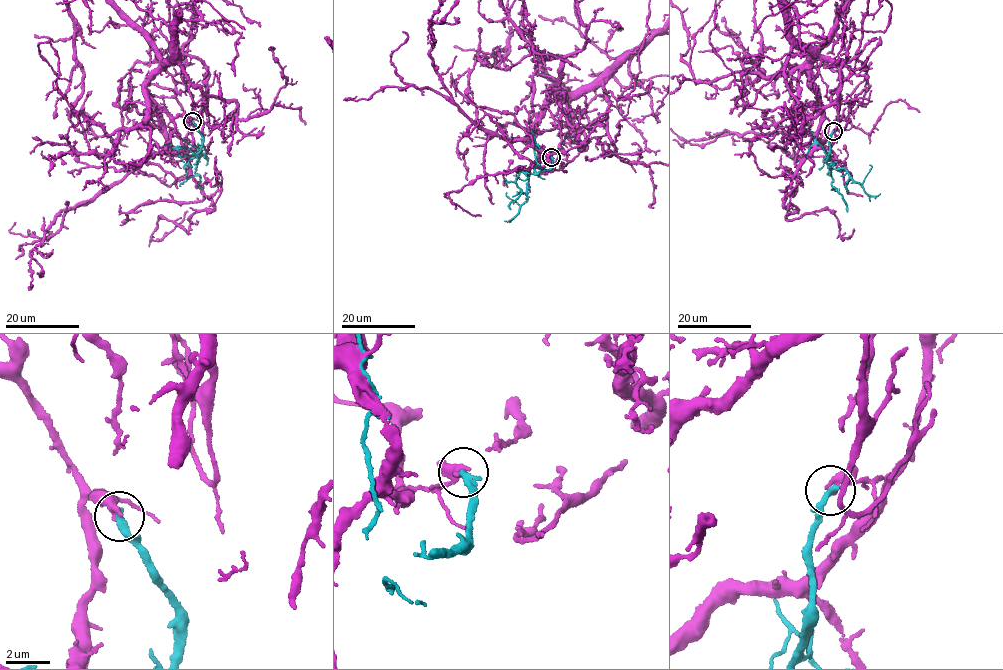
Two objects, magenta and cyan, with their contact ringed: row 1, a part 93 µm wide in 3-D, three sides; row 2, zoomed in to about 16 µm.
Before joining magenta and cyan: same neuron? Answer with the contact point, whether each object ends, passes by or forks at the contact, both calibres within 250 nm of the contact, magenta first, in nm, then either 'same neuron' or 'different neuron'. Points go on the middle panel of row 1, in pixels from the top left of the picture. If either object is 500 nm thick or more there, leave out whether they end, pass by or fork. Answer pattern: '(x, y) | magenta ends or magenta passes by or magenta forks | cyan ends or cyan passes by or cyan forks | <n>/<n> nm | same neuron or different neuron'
(551, 157) | magenta ends | cyan ends | 320/320 nm | different neuron

